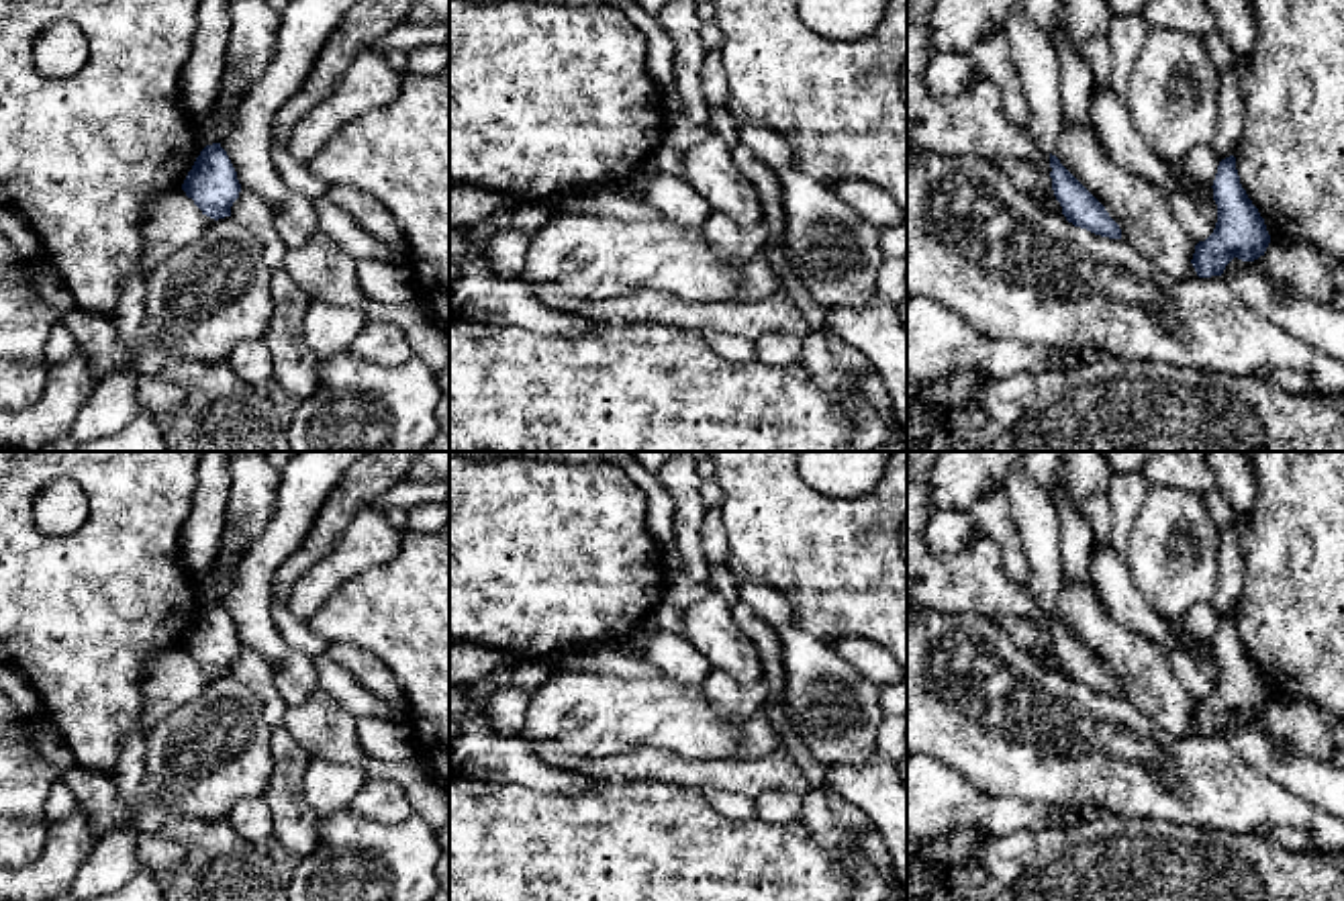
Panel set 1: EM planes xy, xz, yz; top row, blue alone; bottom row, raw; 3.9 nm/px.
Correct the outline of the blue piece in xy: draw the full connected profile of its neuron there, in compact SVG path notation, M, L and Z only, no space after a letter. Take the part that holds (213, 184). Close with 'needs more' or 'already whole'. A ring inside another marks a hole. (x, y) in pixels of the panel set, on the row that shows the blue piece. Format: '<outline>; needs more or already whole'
M221 143L206 145L200 151L182 190L202 215L214 221L231 217L231 206L239 198L241 184Z; already whole

